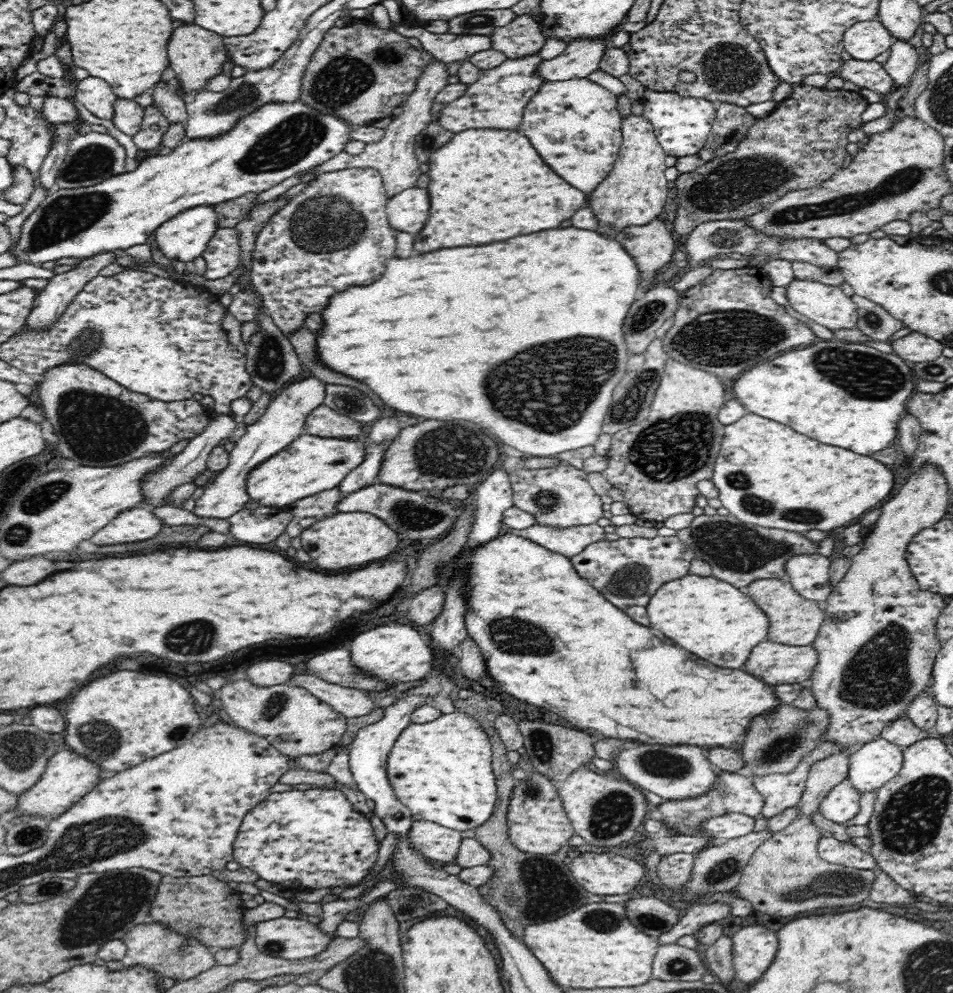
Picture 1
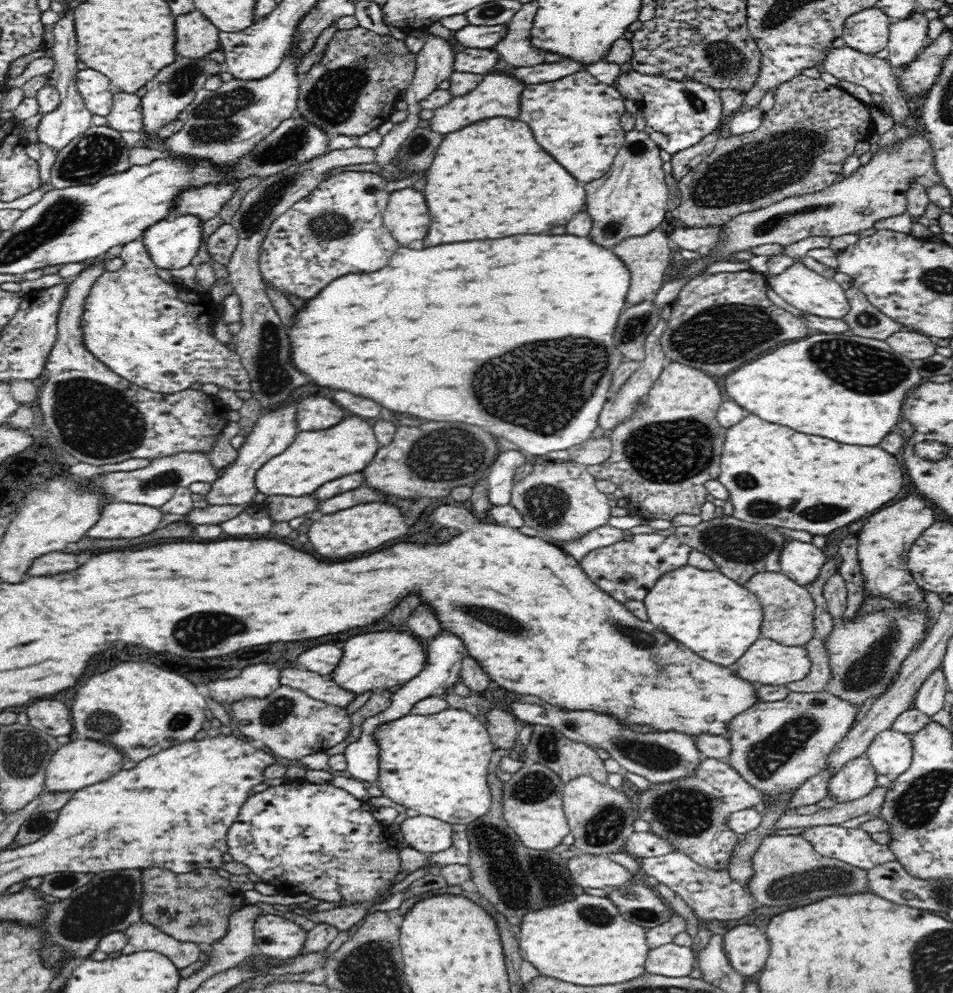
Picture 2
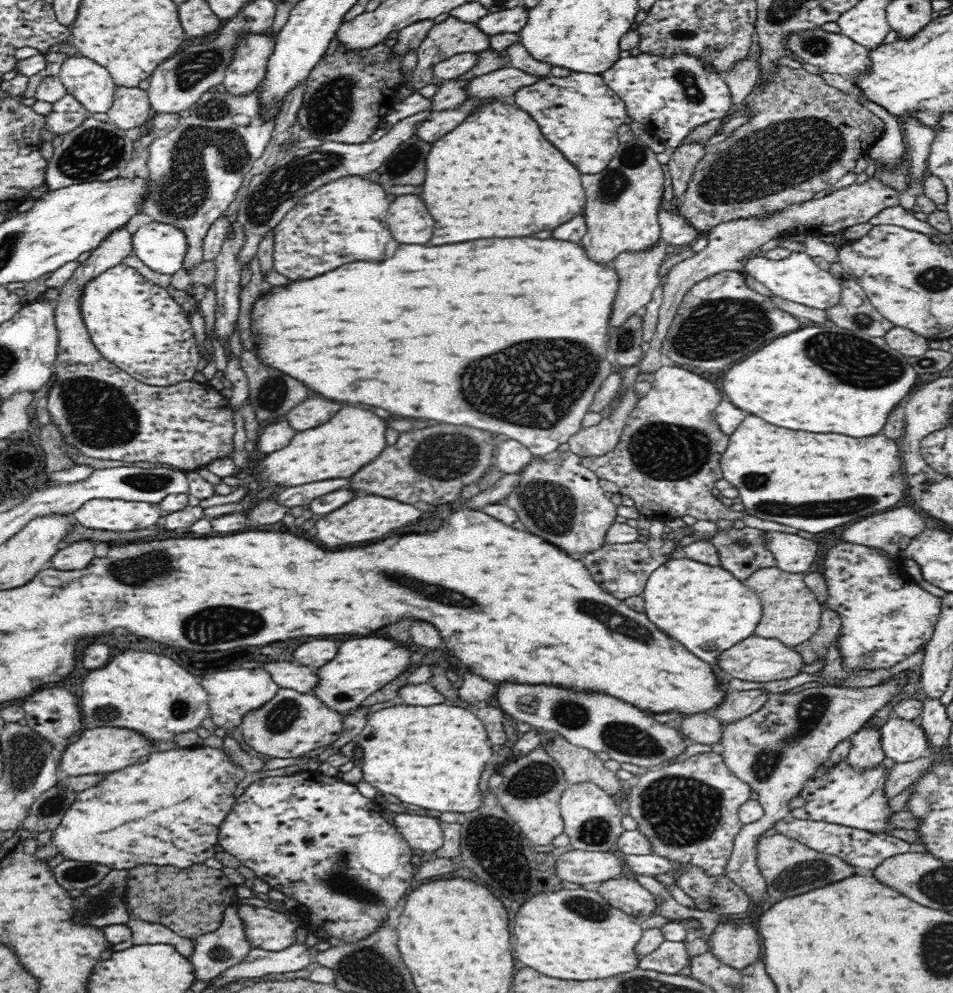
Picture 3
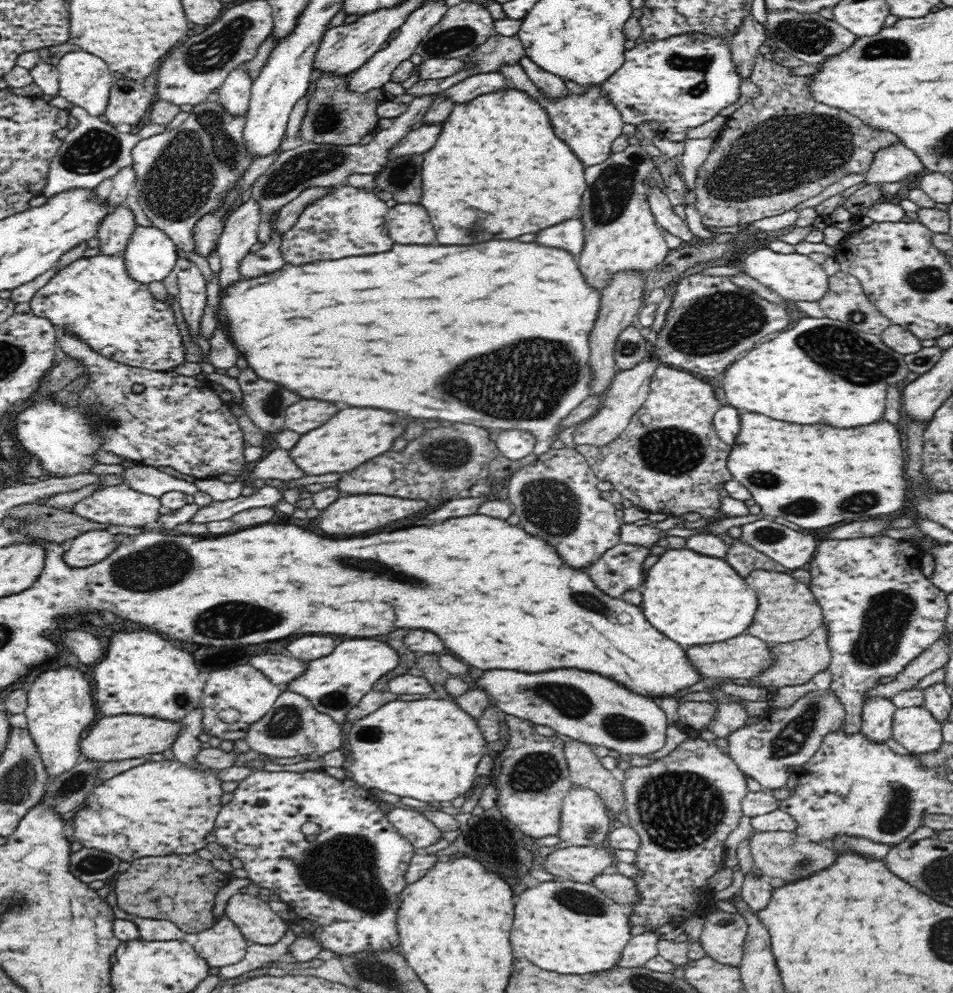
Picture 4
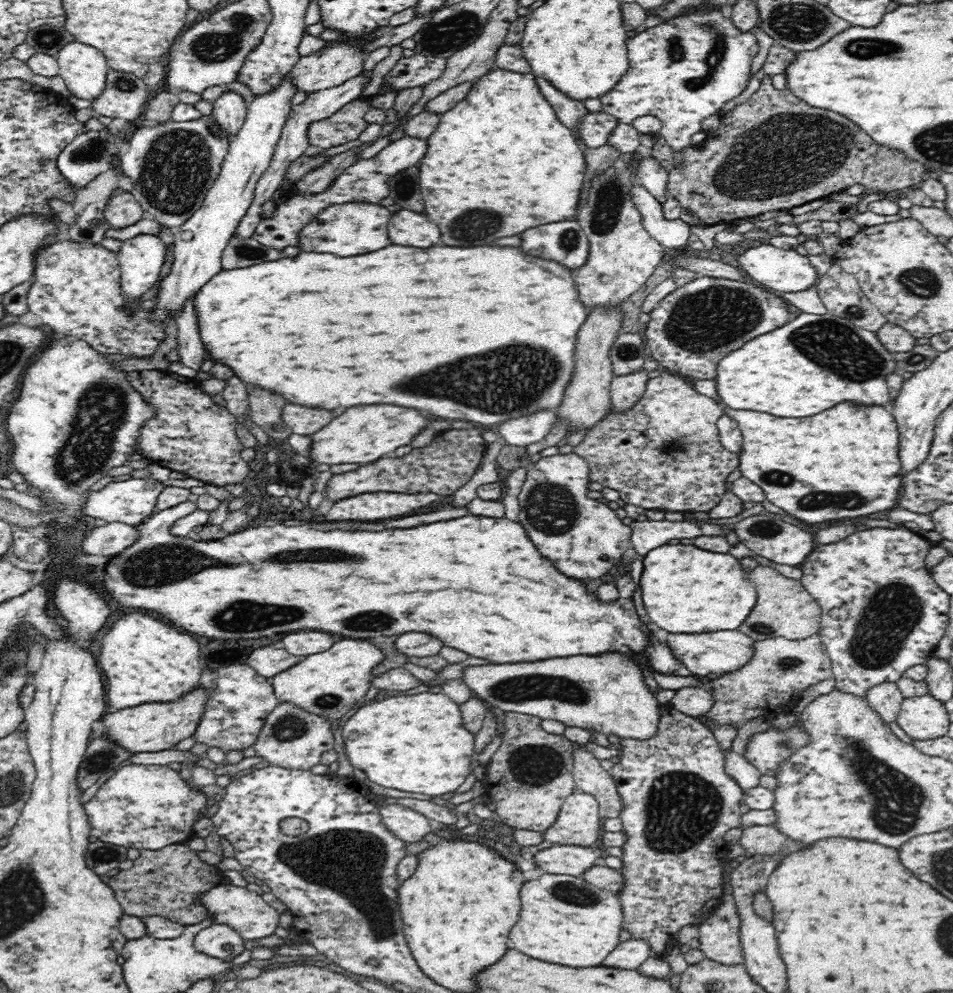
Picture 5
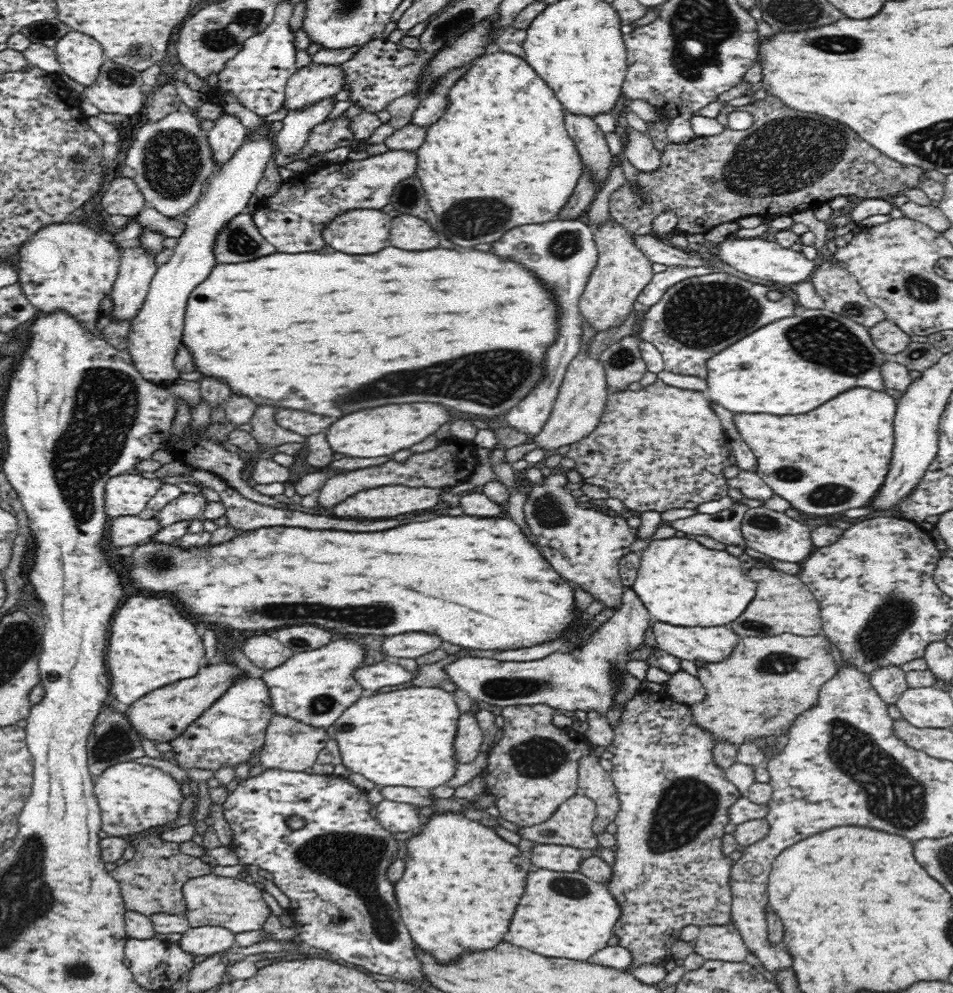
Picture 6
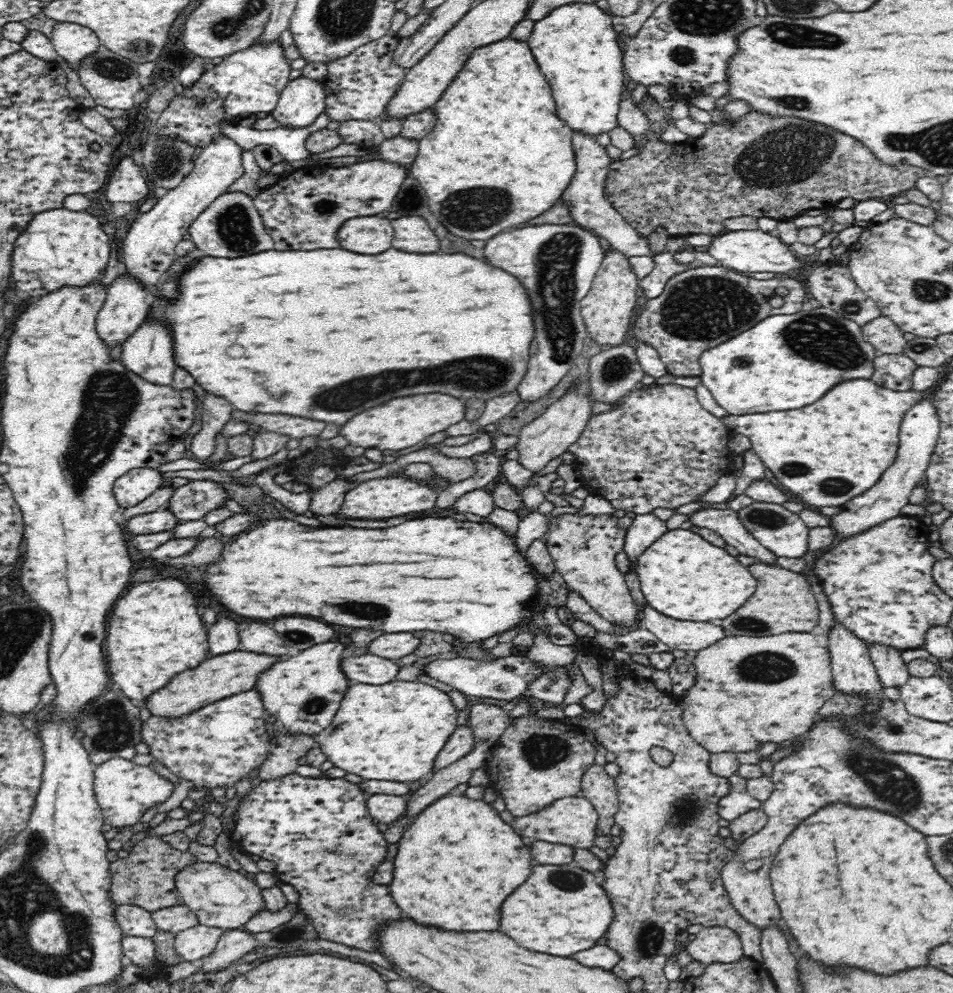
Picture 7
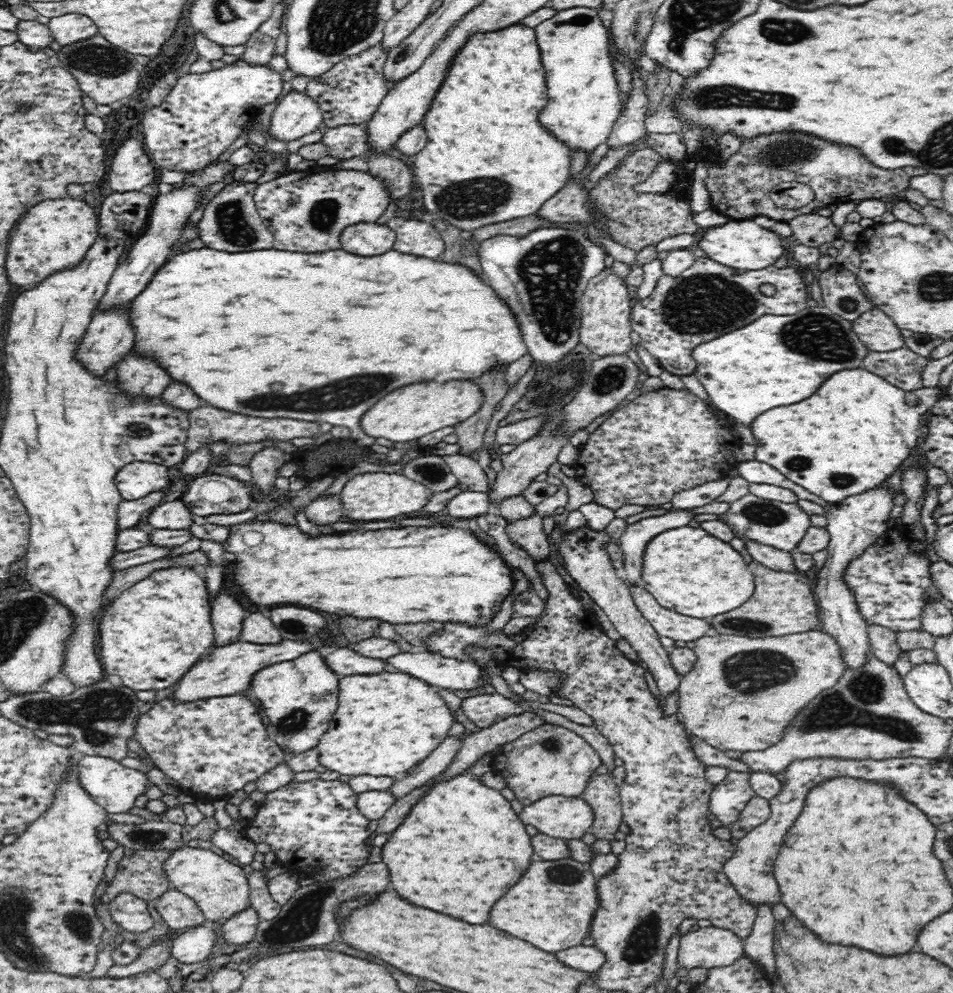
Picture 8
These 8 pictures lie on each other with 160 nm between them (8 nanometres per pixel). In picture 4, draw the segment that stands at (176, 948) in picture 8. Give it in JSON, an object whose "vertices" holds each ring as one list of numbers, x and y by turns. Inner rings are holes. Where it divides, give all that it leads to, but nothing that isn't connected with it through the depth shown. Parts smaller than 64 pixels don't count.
{"vertices":[[224,914,212,928,191,939,193,950,210,968,222,968,242,962,246,958,248,941,236,924]]}

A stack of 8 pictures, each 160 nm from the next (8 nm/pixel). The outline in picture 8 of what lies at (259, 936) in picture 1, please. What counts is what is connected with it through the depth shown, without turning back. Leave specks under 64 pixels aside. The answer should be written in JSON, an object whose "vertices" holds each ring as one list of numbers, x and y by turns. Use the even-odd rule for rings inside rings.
{"vertices":[[186,846,177,848,165,860,163,870,171,887,194,900,205,920,211,923,228,921,251,906,250,883,243,867,230,863,213,851]]}

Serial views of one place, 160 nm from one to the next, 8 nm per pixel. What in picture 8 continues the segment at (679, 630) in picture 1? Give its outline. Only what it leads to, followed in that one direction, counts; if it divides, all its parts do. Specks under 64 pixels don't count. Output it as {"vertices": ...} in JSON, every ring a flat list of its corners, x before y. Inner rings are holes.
{"vertices":[[688,524,661,532,643,554,642,586,660,606,684,616,709,620,744,604,754,592,754,576,744,558,726,542]]}

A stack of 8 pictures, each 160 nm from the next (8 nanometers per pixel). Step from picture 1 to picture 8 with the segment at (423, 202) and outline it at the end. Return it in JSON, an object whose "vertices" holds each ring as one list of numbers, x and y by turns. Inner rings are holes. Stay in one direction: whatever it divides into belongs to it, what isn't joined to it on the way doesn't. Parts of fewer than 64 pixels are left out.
{"vertices":[[393,217,387,222,396,232,394,250,404,254,416,254,426,258,436,258,444,252,444,238,428,222,420,217,404,218]]}

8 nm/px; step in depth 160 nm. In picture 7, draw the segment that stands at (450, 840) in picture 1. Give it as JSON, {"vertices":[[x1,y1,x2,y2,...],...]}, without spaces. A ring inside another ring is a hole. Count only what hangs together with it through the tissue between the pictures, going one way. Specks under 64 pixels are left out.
{"vertices":[[375,794,367,796,368,812,388,827,398,825,399,820,405,815,407,797]]}

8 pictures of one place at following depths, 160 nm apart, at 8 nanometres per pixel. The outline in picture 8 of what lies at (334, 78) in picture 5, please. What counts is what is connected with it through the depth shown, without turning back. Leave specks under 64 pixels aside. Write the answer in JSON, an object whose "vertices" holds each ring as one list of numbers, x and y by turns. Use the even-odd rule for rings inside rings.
{"vertices":[[290,90,271,114,270,134,278,140,296,140,323,127,323,112,305,90]]}

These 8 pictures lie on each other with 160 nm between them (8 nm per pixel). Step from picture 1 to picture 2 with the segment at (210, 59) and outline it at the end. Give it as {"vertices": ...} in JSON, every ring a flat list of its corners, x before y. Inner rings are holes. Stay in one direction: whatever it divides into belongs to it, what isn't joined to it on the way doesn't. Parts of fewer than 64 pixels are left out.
{"vertices":[[189,12,176,16,174,52,181,58,204,60,219,46,220,31,202,13]]}

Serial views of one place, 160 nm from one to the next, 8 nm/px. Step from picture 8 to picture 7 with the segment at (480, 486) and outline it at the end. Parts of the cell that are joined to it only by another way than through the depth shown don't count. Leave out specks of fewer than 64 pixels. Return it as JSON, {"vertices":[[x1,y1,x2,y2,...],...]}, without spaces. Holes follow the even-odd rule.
{"vertices":[[428,445,426,448,399,456,394,463,386,463,385,466,376,468,376,478,384,478,391,473,400,473,408,464,426,463,433,472,444,479,450,479,454,483,462,482,476,475,477,467,472,458,459,459,448,457,439,451,439,445]]}

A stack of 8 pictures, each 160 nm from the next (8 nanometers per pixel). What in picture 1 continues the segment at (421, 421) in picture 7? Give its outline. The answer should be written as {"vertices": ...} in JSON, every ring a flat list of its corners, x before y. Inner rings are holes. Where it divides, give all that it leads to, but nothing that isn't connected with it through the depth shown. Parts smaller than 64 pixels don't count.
{"vertices":[[308,434,300,436,250,472,246,495,262,506,286,509,297,500,339,487,340,482,364,460,364,452,364,442]]}

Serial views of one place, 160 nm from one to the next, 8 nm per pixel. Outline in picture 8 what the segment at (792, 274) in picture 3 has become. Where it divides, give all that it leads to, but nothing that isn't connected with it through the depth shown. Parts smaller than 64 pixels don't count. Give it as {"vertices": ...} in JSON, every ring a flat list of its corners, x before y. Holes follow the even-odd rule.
{"vertices":[[731,219,722,226,705,229,697,236,696,246,716,262,724,266,742,270,762,270,772,266,785,255,787,248,785,239,771,229,762,228,753,219]]}

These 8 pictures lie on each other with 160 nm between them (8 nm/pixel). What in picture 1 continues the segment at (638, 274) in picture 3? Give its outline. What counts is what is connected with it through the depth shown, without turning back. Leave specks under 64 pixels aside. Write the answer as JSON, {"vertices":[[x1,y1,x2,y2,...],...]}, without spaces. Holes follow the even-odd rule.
{"vertices":[[659,217,648,224,624,226,616,240,630,252,640,268,640,279,652,280,654,274,674,257,674,238]]}

